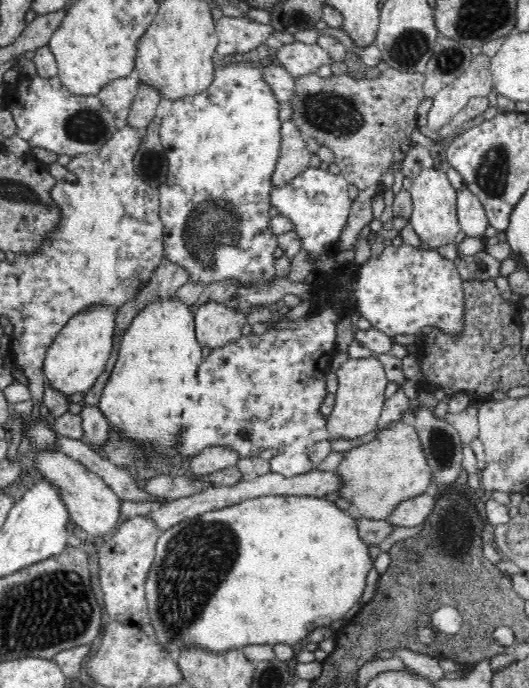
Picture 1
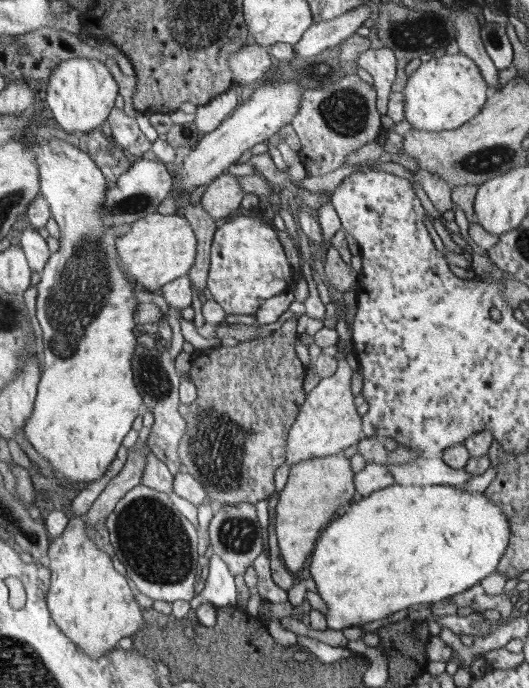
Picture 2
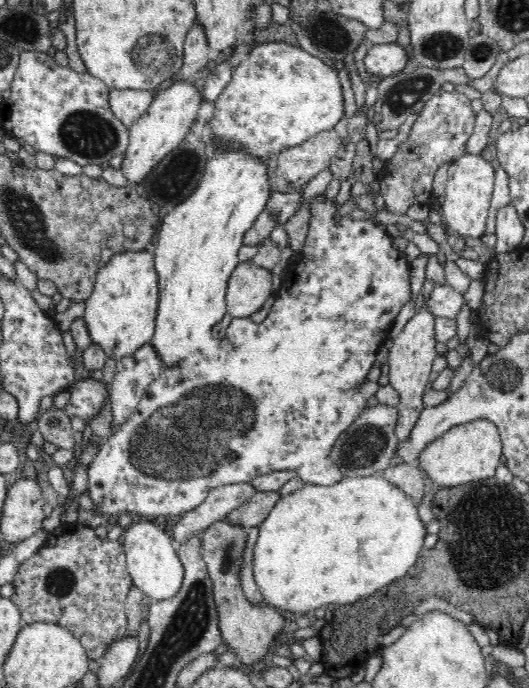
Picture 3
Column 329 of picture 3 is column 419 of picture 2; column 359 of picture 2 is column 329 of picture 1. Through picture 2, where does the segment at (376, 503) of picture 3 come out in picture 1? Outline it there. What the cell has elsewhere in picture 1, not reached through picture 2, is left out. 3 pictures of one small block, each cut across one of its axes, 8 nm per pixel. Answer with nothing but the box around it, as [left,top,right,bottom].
[144,496,372,660]

